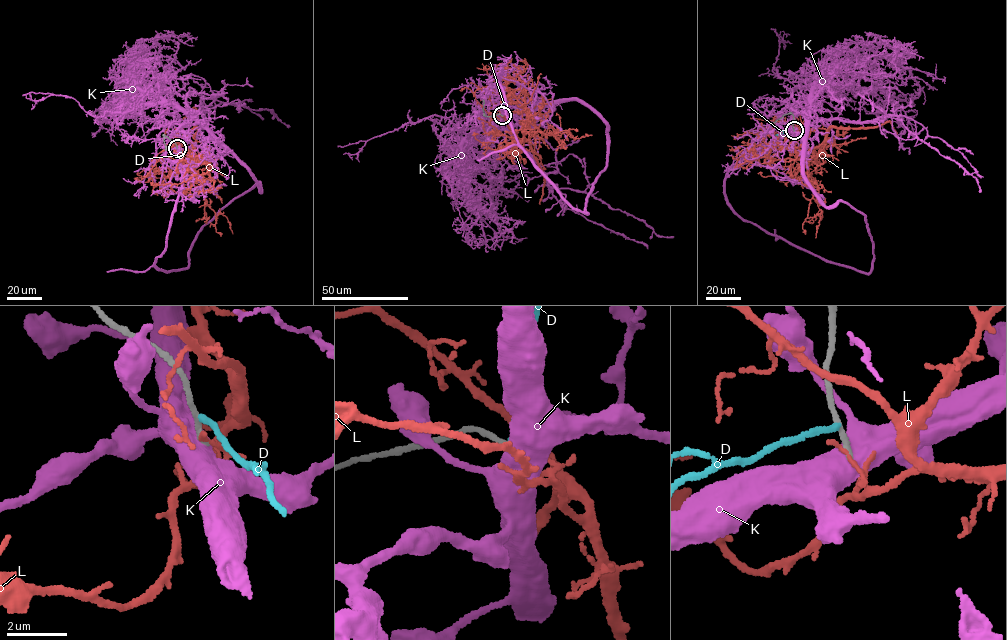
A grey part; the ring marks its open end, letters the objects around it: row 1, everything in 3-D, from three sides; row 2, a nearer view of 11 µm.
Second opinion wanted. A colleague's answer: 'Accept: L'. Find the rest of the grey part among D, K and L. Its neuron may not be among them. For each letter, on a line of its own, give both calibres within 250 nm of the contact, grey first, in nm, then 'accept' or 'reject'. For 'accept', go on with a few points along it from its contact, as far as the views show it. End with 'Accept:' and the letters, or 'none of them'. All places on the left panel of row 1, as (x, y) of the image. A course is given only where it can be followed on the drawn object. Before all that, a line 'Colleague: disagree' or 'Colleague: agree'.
Colleague: disagree
D: calibres 220 and 190 nm; reject
K: calibres 190 and 750 nm; reject
L: calibres 200 and 120 nm; reject
Accept: none of them

